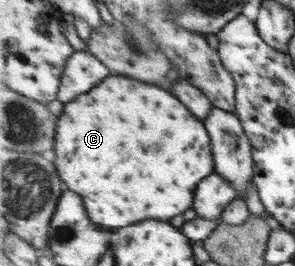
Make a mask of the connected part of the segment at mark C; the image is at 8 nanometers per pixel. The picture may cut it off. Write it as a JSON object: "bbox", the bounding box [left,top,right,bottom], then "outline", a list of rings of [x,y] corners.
{"bbox":[58,74,216,228],"outline":[[[112,74],[100,86],[96,86],[92,92],[80,96],[74,102],[69,102],[64,108],[66,108],[66,112],[64,112],[64,116],[60,120],[60,128],[58,128],[58,168],[60,168],[60,174],[70,184],[72,190],[76,190],[84,196],[92,220],[104,228],[124,228],[124,226],[132,226],[132,224],[138,224],[138,222],[148,220],[148,218],[172,220],[174,216],[180,216],[186,210],[195,208],[194,202],[196,202],[196,192],[198,192],[200,182],[216,172],[215,149],[212,148],[211,133],[208,132],[206,124],[196,114],[192,114],[190,108],[180,98],[176,98],[172,92],[168,92],[156,84],[146,84],[146,82],[140,82],[136,78]]]}

